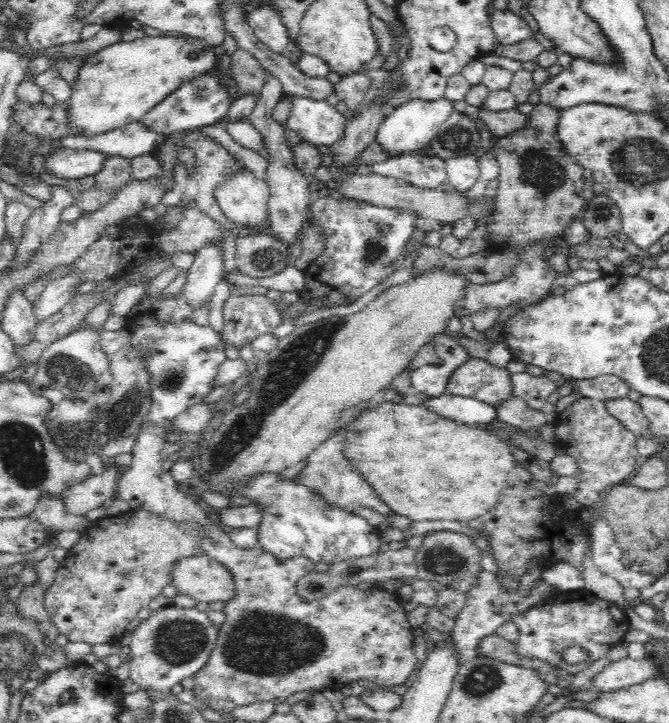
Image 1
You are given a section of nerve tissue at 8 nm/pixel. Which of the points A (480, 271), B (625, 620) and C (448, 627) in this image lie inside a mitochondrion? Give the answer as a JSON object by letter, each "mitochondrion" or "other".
{"A":"other","B":"other","C":"other"}

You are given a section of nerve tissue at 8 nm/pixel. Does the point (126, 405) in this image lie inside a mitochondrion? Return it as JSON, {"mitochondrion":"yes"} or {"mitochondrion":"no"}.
{"mitochondrion":"yes"}

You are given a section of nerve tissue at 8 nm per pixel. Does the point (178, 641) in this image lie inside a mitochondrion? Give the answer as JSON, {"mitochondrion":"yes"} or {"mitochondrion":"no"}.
{"mitochondrion":"yes"}

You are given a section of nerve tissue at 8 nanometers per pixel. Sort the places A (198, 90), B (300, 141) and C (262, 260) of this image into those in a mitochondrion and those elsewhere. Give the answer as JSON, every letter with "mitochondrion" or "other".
{"A":"mitochondrion","B":"other","C":"mitochondrion"}

